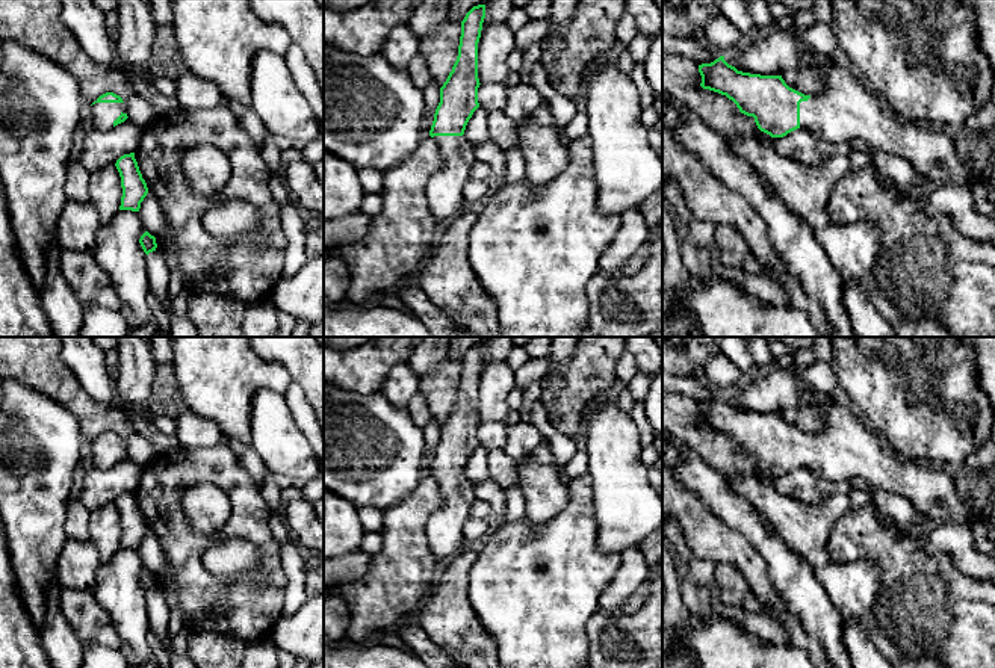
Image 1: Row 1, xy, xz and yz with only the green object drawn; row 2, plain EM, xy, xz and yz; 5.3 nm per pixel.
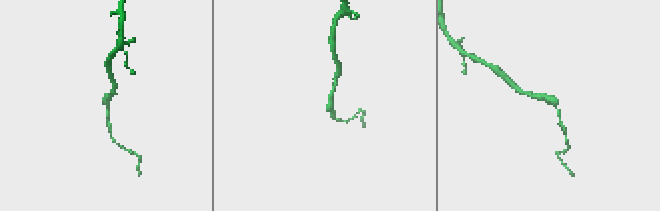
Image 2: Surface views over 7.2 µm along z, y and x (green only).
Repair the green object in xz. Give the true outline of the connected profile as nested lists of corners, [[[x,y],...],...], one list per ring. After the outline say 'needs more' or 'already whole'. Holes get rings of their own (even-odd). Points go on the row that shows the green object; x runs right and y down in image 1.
[[[485,5],[473,6],[461,21],[458,56],[440,88],[440,103],[429,136],[437,142],[443,165],[426,183],[426,199],[439,225],[460,215],[466,203],[463,186],[478,162],[478,145],[463,135],[478,103],[478,42],[485,18]]] | needs more

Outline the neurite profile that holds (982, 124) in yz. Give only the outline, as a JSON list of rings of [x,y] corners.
[[[995,92],[966,122],[969,133],[981,144],[995,142]]]

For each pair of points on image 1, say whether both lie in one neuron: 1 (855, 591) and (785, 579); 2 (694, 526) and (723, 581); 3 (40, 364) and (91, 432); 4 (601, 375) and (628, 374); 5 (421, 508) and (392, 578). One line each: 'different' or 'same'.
1: different
2: different
3: same
4: different
5: same

